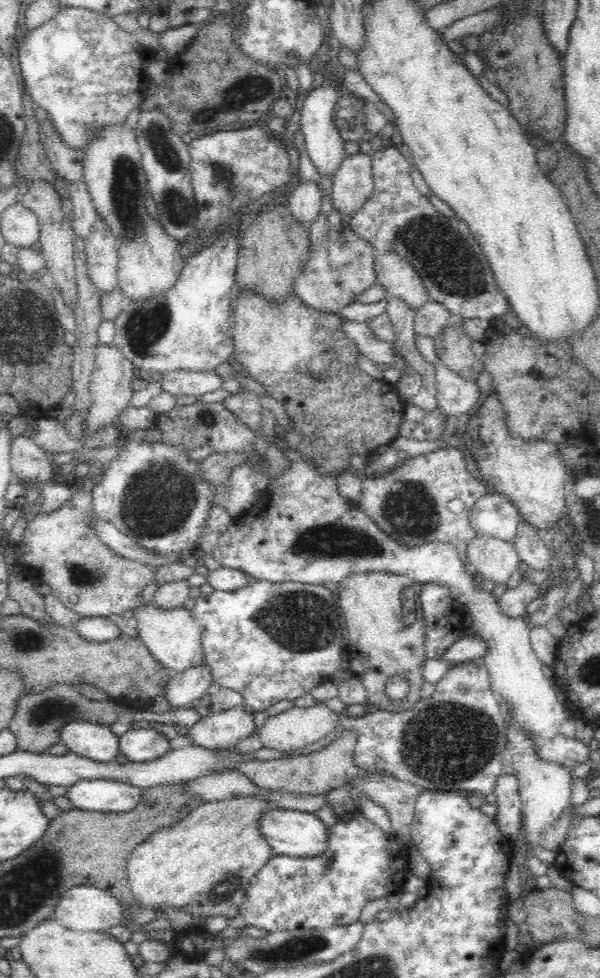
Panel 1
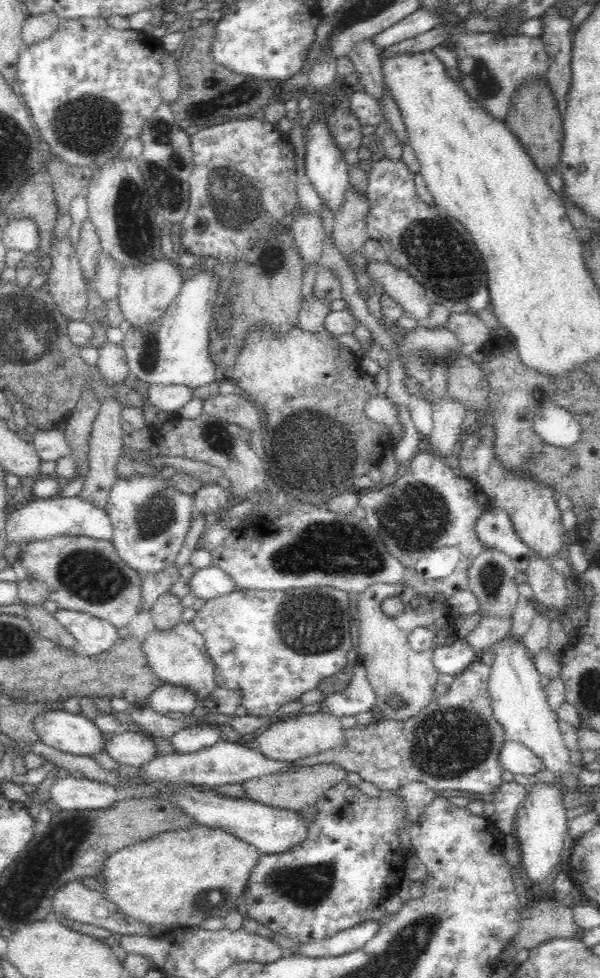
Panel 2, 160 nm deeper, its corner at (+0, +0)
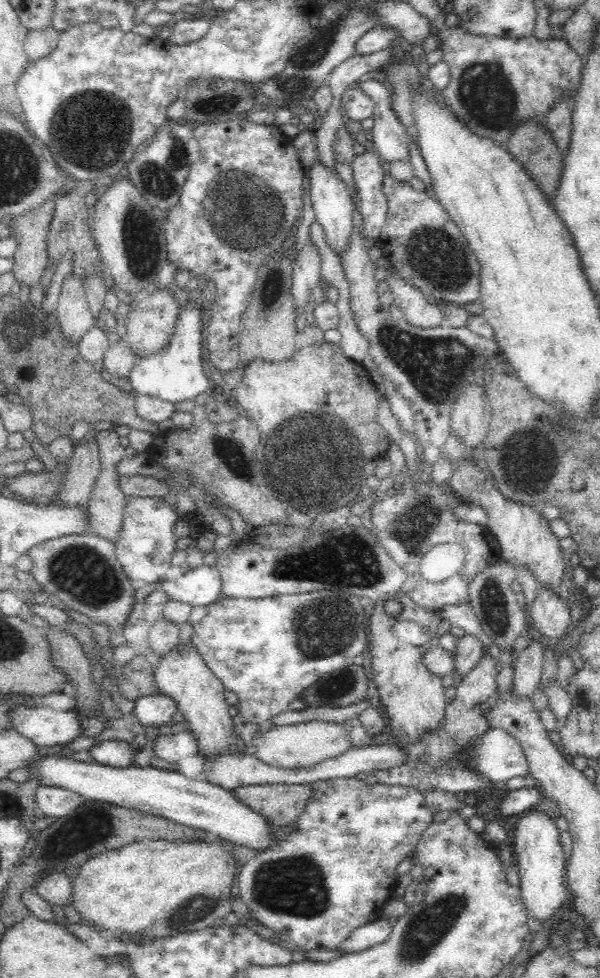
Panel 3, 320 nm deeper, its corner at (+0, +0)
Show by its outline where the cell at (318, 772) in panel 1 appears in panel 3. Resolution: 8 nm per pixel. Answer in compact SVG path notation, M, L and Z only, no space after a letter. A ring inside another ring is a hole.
M261 784L238 786L232 793L236 799L262 815L272 827L290 825L302 814L306 802L312 798L307 784Z

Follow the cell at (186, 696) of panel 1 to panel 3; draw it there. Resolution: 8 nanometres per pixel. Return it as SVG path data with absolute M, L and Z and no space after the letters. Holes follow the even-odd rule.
M162 694L146 695L134 700L132 714L138 719L142 727L156 727L172 722L172 716L176 713L176 701Z

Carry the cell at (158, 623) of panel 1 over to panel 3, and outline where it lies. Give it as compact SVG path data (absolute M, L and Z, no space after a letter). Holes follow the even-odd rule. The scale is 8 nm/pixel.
M191 642L180 644L177 650L162 657L155 667L155 682L159 693L176 701L176 712L180 712L188 731L196 739L196 754L204 760L220 755L246 755L246 744L235 732L235 725L228 710L231 705L226 702L222 682L208 669L204 659L198 654Z

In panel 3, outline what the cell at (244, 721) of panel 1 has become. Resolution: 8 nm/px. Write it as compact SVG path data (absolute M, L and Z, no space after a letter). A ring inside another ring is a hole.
M178 731L174 734L160 735L153 742L153 754L166 762L178 763L187 756L196 756L196 739L190 731Z

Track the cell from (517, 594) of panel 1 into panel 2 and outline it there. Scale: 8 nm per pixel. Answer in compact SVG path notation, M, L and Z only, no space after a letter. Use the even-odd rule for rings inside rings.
M498 617L482 618L474 629L465 636L464 640L474 649L474 653L481 656L495 642L510 636L509 630L512 621L512 619L498 619Z

